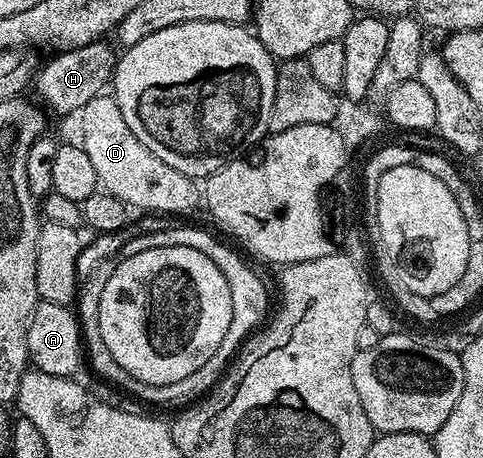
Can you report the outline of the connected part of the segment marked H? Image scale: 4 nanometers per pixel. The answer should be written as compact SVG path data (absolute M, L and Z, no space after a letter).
M96 41L89 45L75 47L72 51L60 51L52 54L47 64L38 68L33 80L33 91L39 94L38 102L48 112L56 111L59 115L71 115L83 110L93 97L104 94L103 87L112 82L115 65L117 62L117 51L107 44L107 41Z

